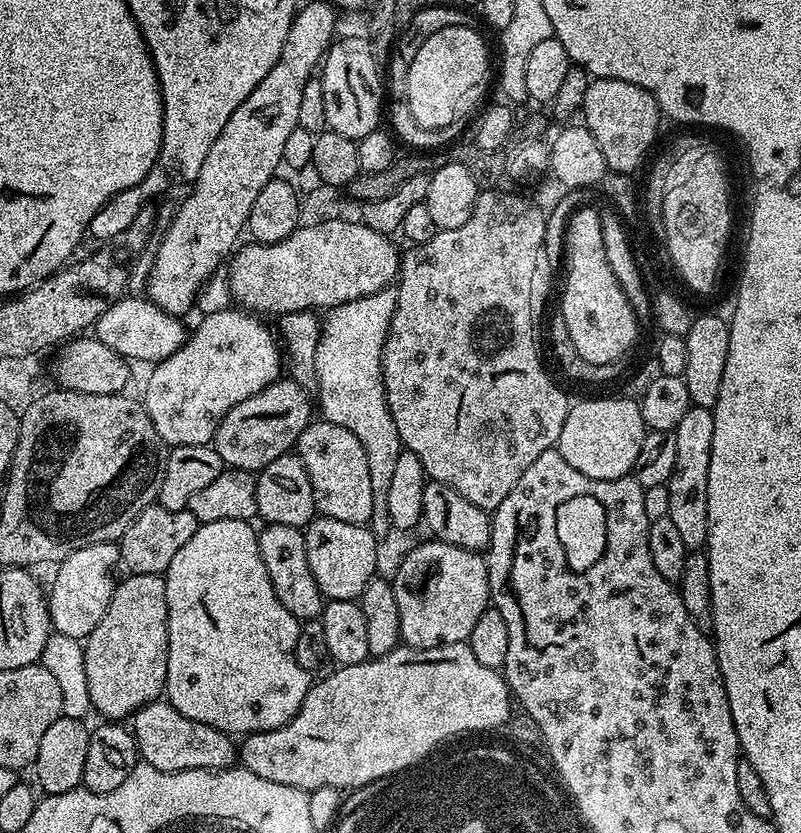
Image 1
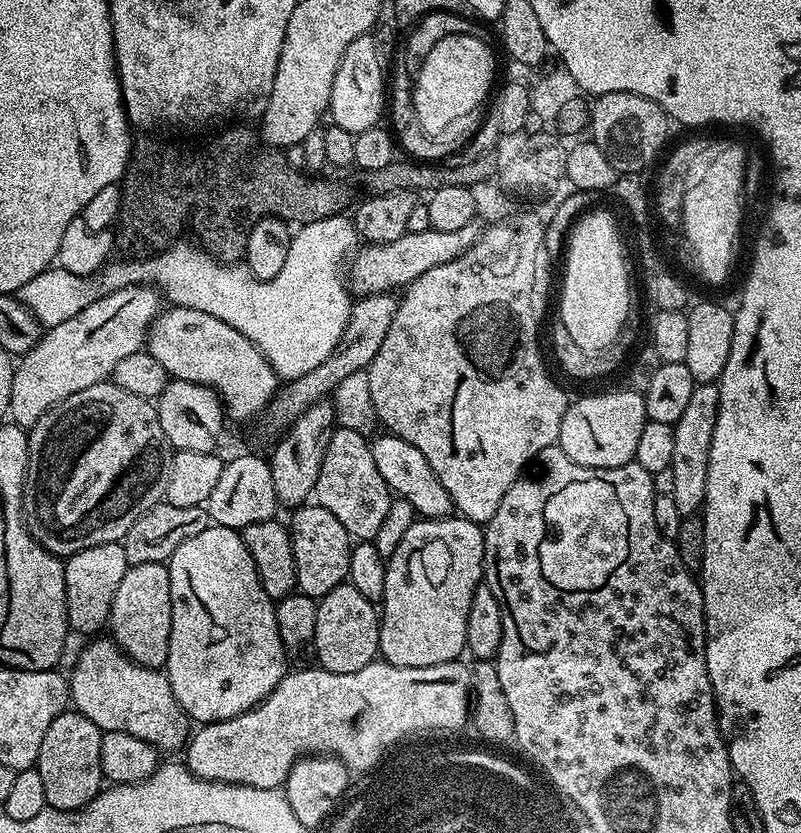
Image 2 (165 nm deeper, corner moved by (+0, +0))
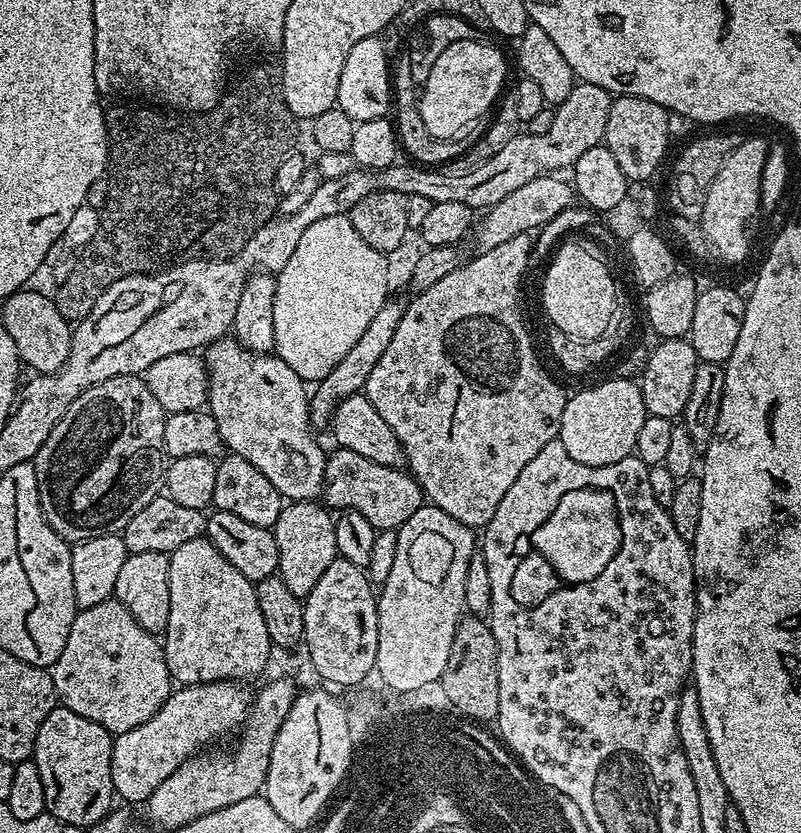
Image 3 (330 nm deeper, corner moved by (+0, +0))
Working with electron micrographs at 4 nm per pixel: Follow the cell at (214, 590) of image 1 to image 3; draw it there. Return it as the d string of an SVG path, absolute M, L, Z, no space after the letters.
M206 538L178 546L168 557L170 562L170 618L162 634L166 666L177 685L218 684L221 680L248 682L251 676L265 671L267 656L274 647L266 632L265 619L259 610L256 585L248 580Z

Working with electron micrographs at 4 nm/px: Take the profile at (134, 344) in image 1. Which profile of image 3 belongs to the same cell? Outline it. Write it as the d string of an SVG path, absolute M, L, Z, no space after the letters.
M235 338L215 340L202 359L208 366L206 408L218 426L223 447L262 470L285 501L316 500L324 491L328 458L316 441L309 416L307 383L279 356L246 350Z

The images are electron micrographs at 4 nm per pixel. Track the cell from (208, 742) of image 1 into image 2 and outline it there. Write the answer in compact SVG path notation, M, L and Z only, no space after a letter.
M96 638L80 652L68 676L70 704L94 722L101 733L129 732L161 753L176 752L190 739L190 721L182 710L167 675L159 668L135 664L111 638Z

